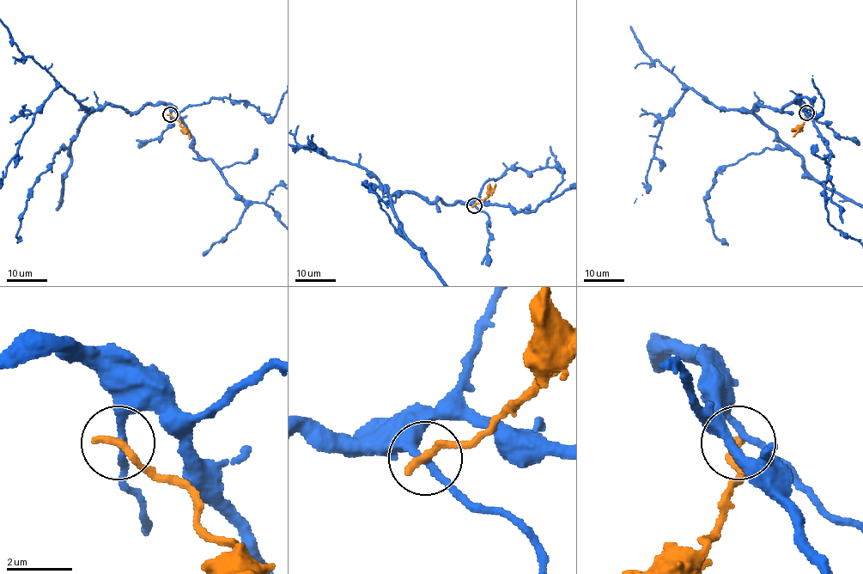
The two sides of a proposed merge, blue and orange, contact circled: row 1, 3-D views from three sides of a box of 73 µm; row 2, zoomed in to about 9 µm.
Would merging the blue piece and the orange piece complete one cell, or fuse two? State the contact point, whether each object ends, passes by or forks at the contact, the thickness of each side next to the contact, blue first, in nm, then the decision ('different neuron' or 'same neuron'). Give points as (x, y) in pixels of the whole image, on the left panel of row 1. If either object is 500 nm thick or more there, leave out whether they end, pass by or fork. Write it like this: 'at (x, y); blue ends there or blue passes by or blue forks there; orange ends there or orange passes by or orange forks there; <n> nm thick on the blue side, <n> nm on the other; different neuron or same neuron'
at (170, 114); blue passes by; orange ends there; 200 nm thick on the blue side, 280 nm on the other; different neuron

